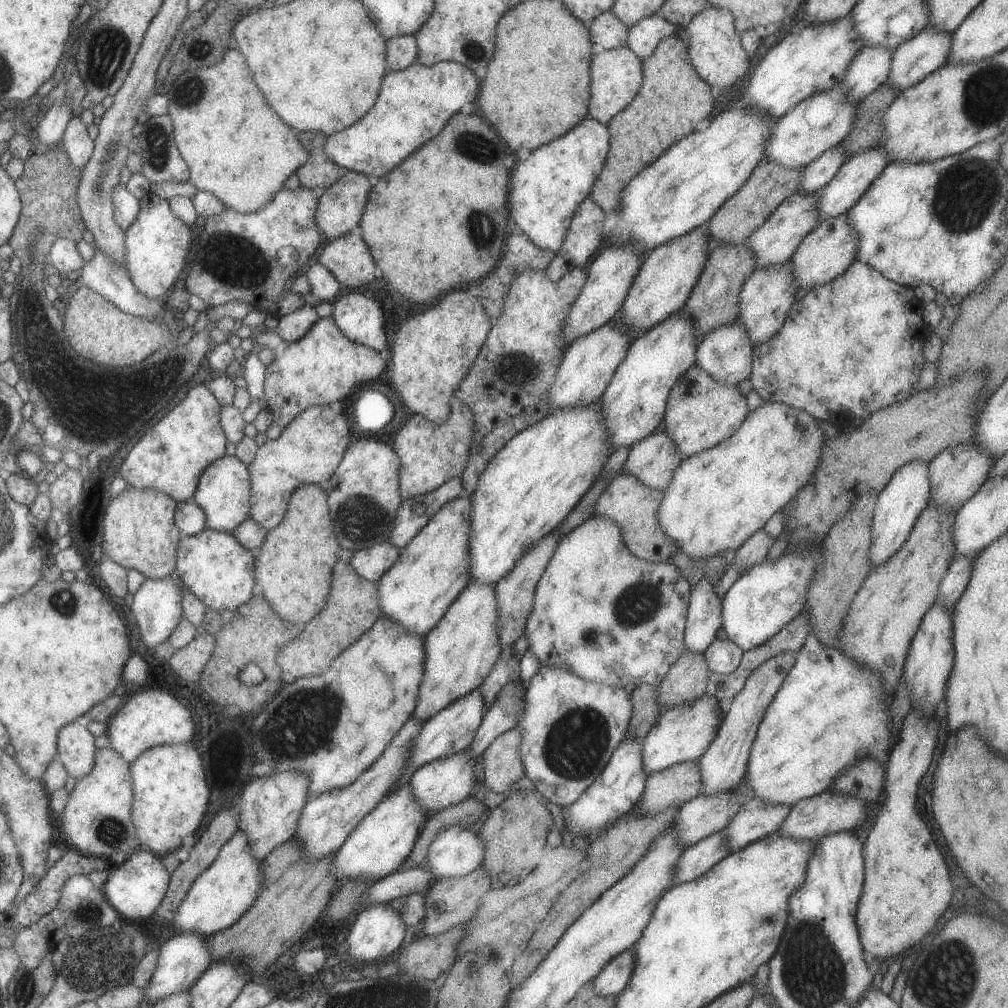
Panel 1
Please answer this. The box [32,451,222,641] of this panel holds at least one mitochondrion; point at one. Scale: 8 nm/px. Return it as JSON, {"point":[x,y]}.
{"point":[63,602]}

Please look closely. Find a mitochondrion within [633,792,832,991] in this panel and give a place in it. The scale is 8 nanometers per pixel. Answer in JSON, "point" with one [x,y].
{"point":[755,923]}

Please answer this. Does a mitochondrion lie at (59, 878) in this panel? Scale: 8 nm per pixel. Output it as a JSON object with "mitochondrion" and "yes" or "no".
{"mitochondrion":"no"}

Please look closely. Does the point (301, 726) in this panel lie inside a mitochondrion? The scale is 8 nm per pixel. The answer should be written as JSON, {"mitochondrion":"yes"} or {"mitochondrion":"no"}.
{"mitochondrion":"yes"}

